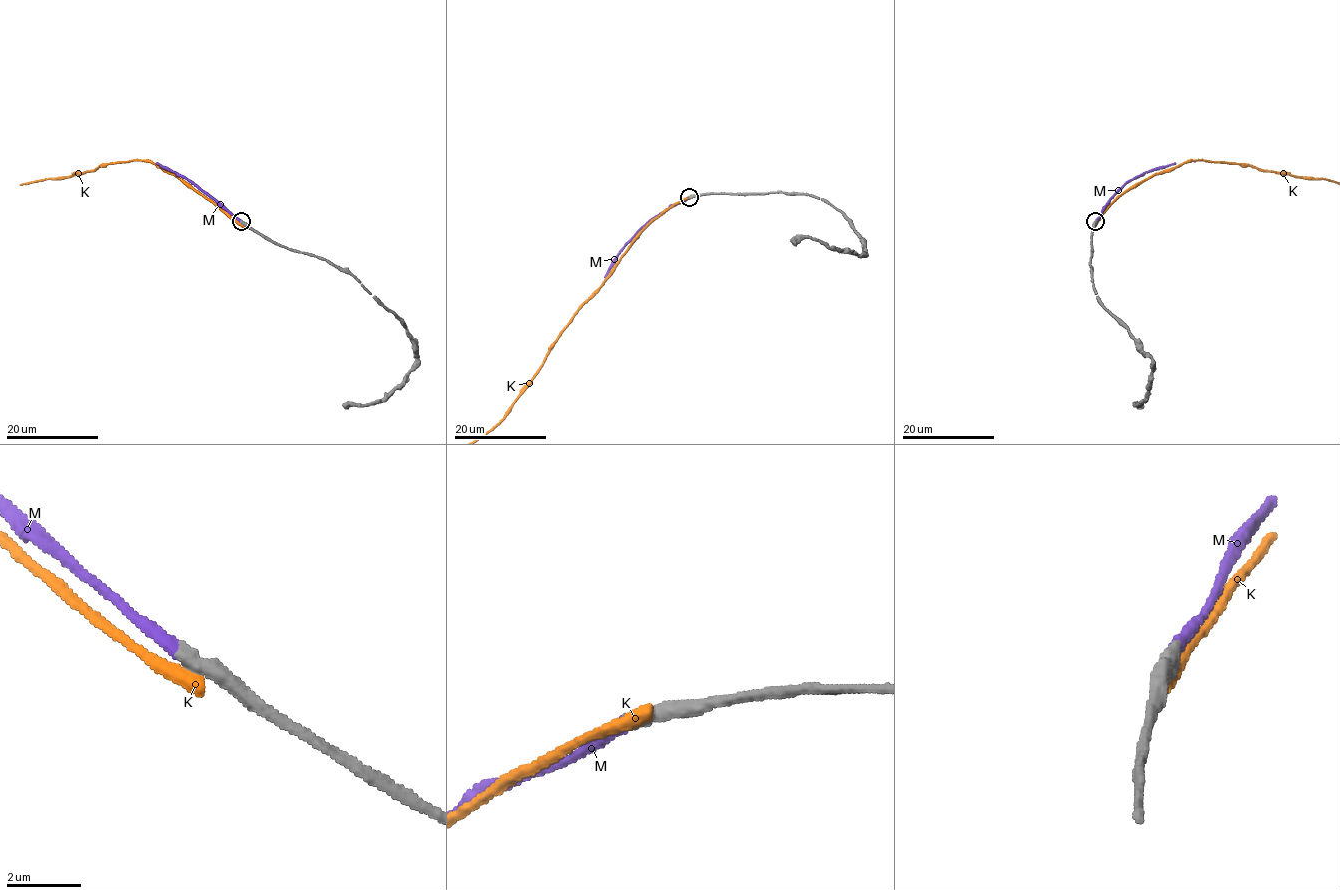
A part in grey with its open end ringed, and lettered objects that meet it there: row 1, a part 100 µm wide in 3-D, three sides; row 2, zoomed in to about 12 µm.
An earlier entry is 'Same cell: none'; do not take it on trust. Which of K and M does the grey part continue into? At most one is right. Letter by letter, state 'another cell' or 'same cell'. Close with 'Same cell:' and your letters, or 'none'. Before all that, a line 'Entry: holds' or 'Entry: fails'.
Entry: fails
K: another cell
M: same cell
Same cell: M

